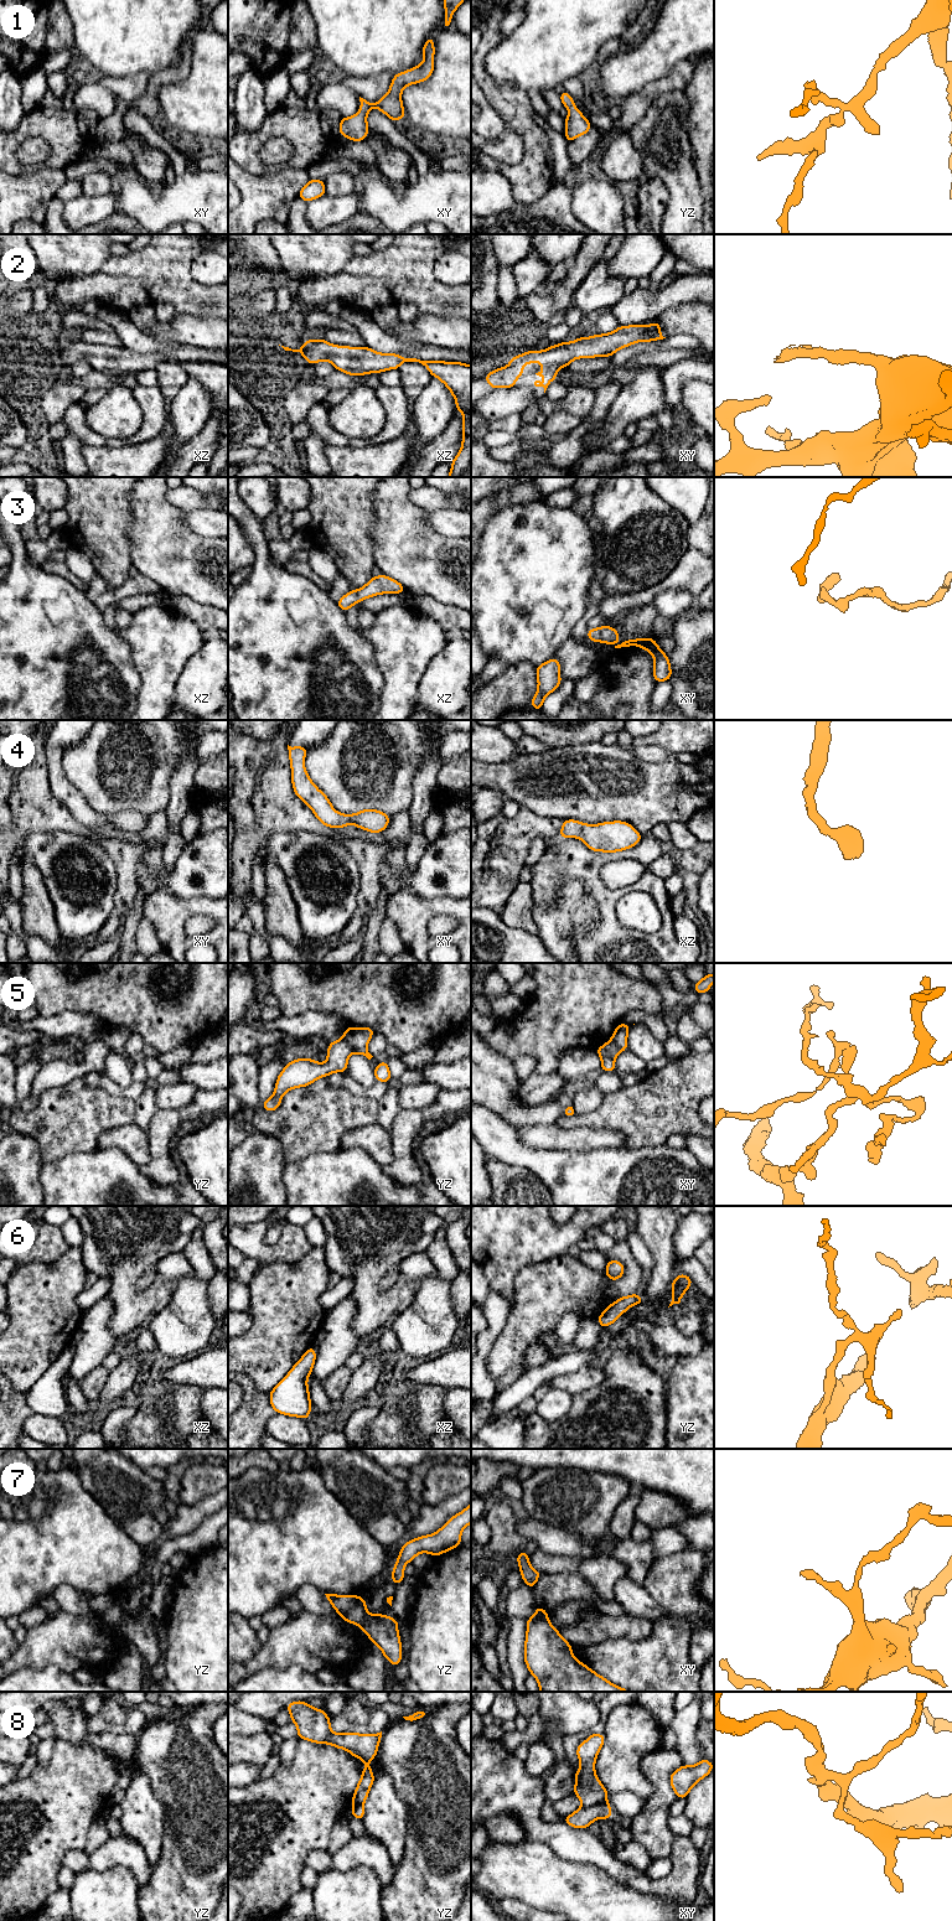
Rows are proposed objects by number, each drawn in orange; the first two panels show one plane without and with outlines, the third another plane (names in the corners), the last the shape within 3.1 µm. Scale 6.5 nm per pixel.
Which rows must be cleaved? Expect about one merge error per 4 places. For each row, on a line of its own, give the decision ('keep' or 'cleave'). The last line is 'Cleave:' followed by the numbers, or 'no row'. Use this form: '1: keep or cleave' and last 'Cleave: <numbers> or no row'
1: keep
2: keep
3: keep
4: keep
5: cleave
6: keep
7: keep
8: cleave
Cleave: 5, 8

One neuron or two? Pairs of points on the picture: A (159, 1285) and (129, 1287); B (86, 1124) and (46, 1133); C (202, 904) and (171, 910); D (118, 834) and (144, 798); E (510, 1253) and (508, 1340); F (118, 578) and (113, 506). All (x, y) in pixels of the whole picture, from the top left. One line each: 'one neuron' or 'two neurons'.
A: one neuron
B: one neuron
C: one neuron
D: two neurons
E: two neurons
F: one neuron

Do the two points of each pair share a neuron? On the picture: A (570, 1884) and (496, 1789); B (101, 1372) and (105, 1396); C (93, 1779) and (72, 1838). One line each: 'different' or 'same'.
A: different
B: different
C: same

